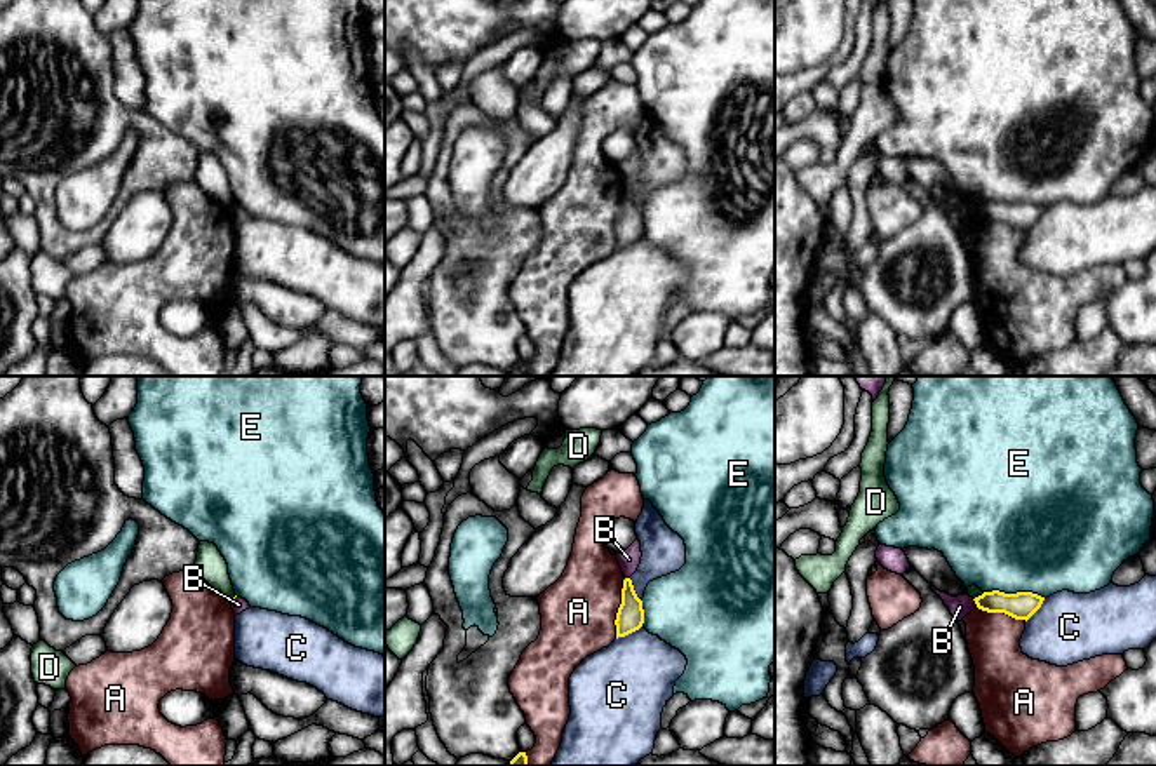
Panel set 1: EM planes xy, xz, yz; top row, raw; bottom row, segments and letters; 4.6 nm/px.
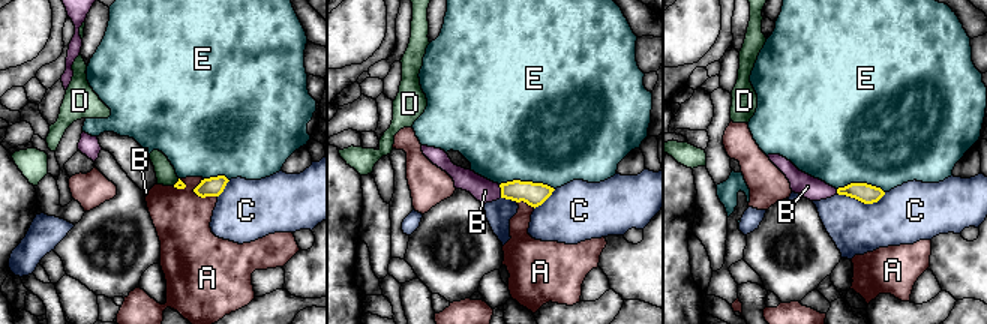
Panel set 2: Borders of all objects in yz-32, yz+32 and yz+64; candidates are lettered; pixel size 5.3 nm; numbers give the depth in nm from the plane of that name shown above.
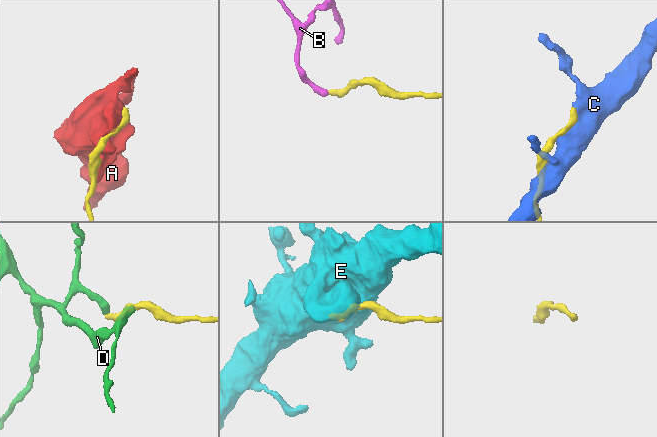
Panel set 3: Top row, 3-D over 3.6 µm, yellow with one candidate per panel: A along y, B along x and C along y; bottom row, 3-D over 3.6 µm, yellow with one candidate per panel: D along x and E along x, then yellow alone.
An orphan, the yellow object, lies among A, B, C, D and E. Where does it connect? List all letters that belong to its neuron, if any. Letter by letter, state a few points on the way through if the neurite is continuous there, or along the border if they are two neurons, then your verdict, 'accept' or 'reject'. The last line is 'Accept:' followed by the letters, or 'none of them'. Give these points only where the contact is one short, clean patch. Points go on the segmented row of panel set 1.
A: reject
B: way yz (1022, 604), (975, 603), (960, 606); accept
C: reject
D: border yz (984, 592), (974, 599); reject
E: reject
Accept: B

